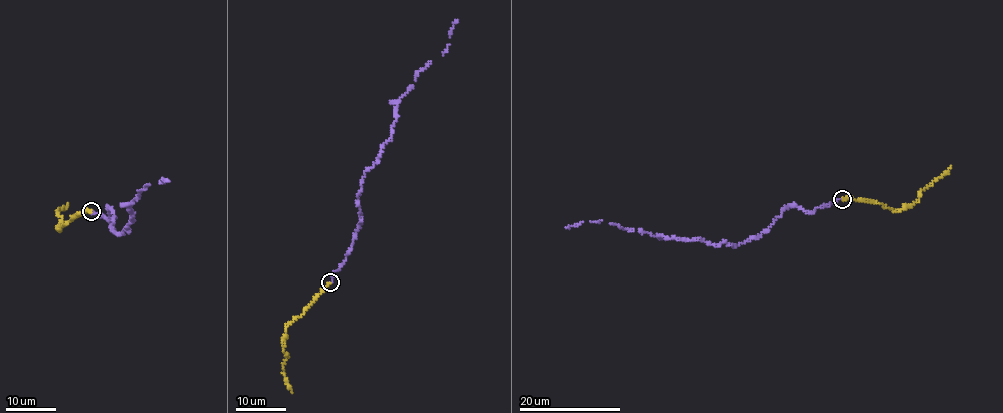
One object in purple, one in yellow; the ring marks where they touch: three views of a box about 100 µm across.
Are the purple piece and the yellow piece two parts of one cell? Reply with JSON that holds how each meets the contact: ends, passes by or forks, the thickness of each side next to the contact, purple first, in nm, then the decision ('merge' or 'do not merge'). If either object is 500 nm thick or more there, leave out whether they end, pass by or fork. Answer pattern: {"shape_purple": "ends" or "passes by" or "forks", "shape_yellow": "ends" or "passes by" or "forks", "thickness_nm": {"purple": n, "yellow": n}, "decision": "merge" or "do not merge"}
{"shape_purple": "ends", "shape_yellow": "ends", "thickness_nm": {"purple": 200, "yellow": 160}, "decision": "merge"}

